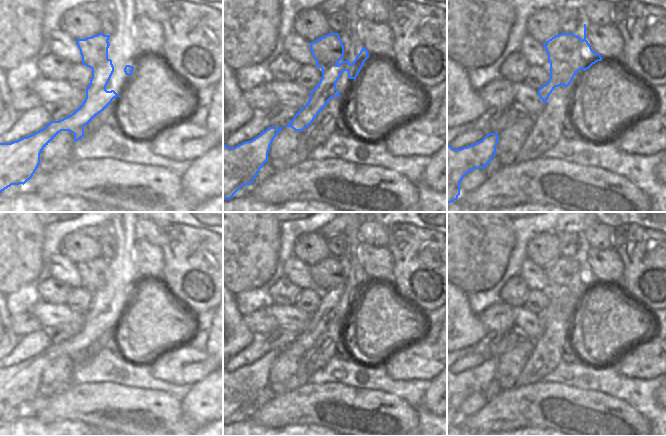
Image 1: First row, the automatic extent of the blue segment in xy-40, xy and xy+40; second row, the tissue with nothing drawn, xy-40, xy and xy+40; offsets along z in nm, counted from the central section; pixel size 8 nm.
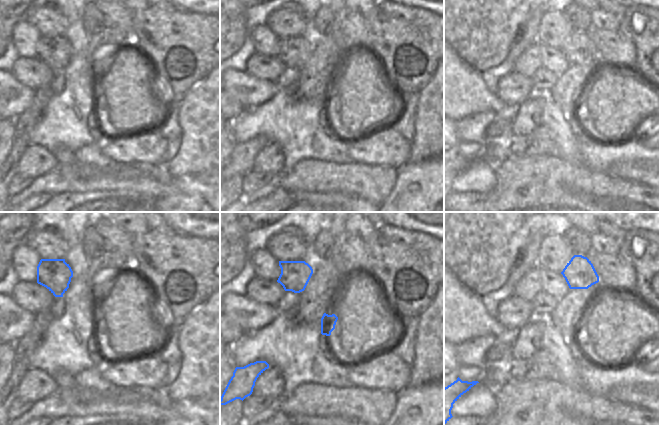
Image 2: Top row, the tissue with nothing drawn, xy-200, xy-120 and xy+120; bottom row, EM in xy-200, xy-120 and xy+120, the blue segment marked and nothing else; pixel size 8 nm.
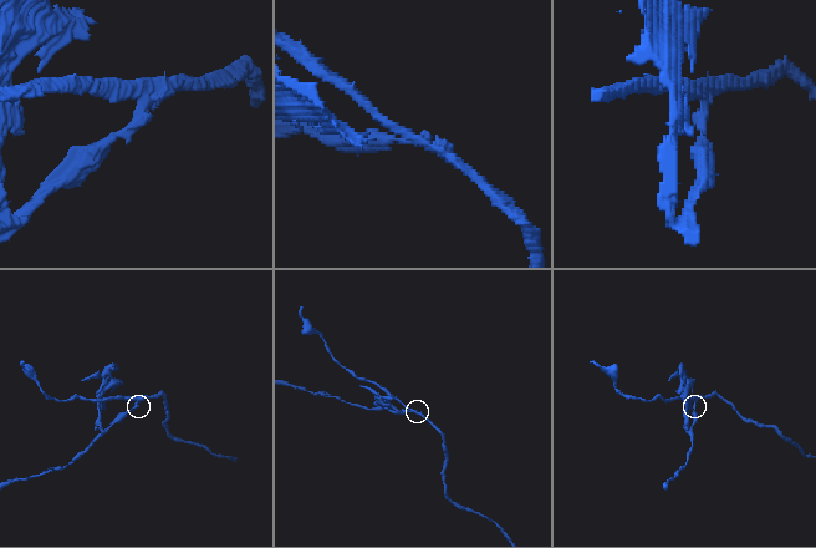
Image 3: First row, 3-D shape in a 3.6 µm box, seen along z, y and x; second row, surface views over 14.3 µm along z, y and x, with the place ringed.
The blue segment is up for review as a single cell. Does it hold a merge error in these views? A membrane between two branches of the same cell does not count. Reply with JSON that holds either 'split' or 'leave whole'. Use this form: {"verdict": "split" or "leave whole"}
{"verdict": "split"}

